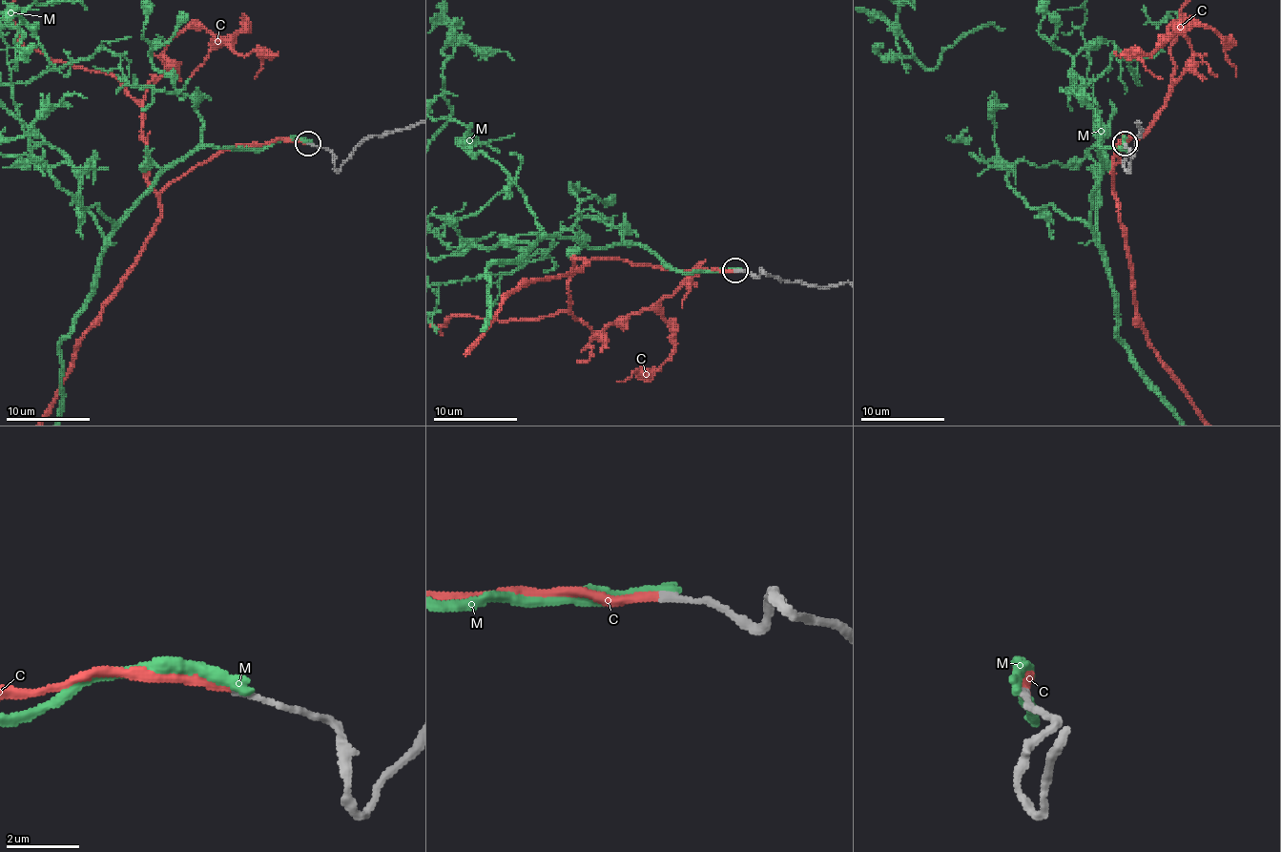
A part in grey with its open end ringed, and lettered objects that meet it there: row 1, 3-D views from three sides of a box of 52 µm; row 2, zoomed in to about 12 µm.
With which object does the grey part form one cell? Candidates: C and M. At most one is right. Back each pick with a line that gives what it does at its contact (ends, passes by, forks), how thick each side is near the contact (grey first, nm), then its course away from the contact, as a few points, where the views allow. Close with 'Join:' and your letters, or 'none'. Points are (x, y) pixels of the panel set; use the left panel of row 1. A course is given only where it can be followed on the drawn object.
C: it ends; calibres 160 and 220 nm
Join: C

